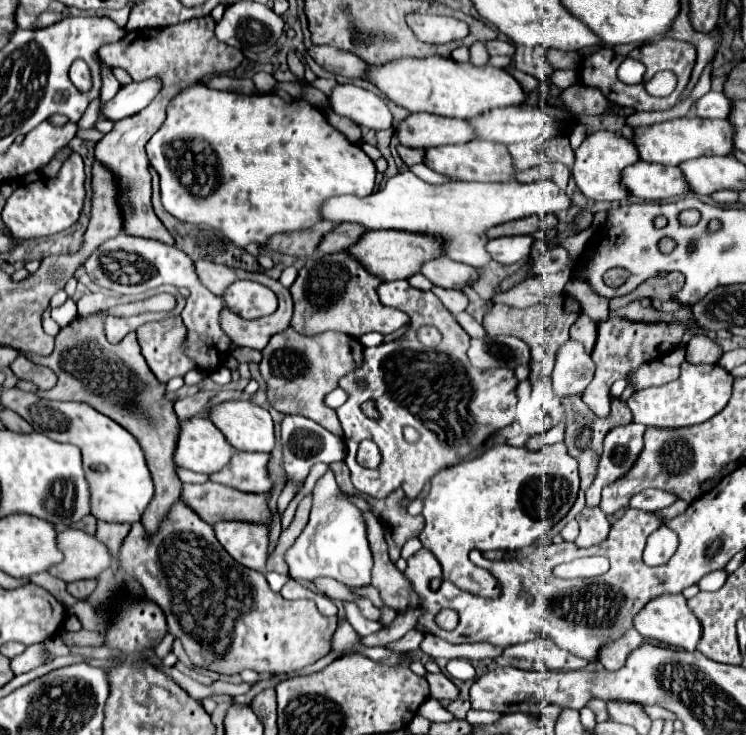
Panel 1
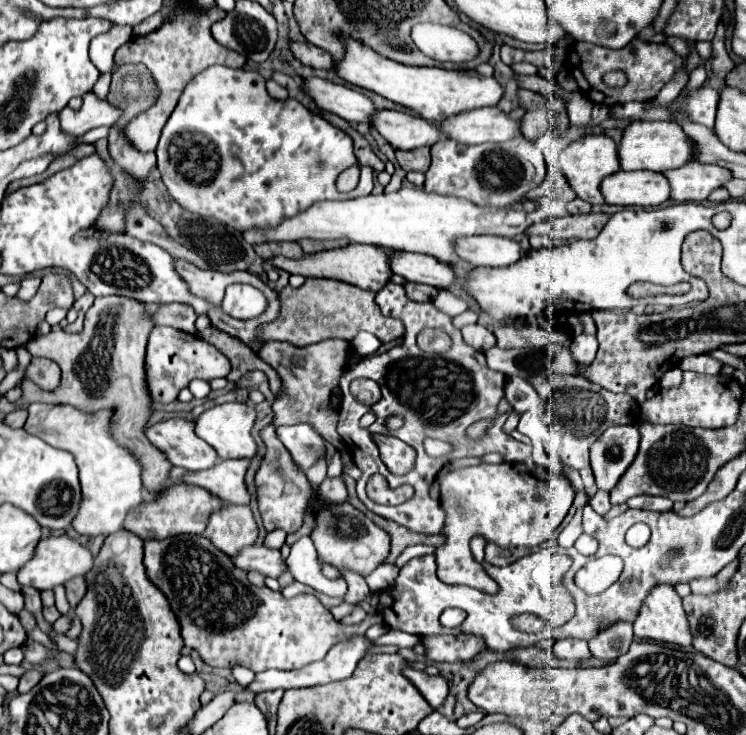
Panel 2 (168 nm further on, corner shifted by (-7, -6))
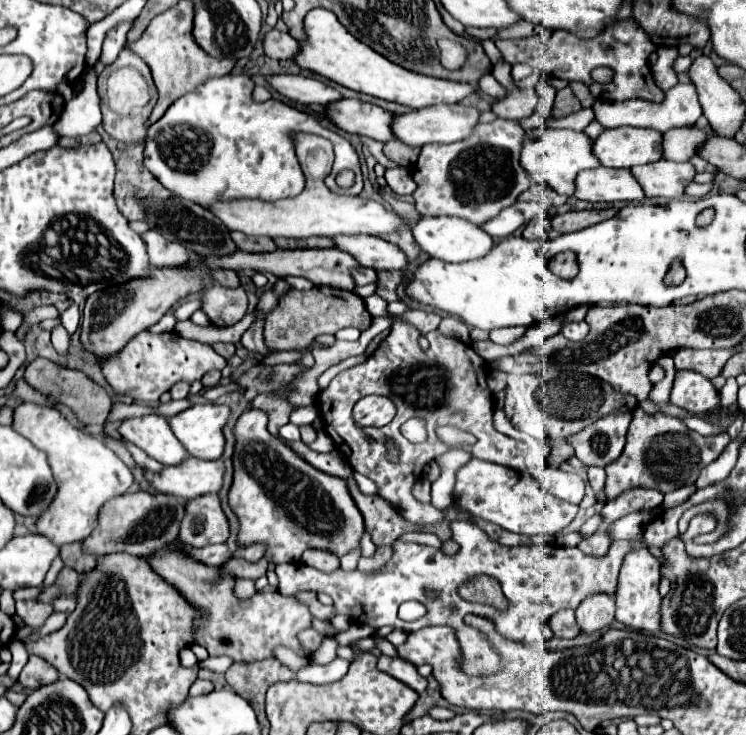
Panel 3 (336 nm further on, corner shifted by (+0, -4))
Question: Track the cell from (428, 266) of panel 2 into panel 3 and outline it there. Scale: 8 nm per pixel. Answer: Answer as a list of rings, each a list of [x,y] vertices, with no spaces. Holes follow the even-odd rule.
[[[335,236],[335,246],[353,254],[361,266],[373,270],[403,270],[407,266],[405,252],[377,236]]]

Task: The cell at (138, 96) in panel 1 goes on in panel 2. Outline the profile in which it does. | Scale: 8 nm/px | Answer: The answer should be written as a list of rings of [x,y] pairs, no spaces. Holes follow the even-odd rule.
[[[94,92],[82,96],[82,108],[72,110],[64,108],[60,112],[60,128],[64,134],[82,136],[96,126],[112,126],[120,118],[120,110],[110,106],[106,100],[100,100]]]

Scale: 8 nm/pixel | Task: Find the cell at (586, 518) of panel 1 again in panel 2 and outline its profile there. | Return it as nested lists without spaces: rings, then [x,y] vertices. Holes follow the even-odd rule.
[[[598,490],[596,494],[594,494],[594,498],[590,500],[590,506],[600,514],[600,516],[604,516],[608,510],[610,510],[610,498],[608,498],[608,492],[604,492],[604,490]]]

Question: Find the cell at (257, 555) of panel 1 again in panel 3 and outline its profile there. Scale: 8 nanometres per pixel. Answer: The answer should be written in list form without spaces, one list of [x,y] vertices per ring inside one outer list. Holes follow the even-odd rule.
[[[217,494],[193,498],[187,504],[187,514],[181,522],[179,540],[191,548],[223,544],[229,538],[229,520],[221,508]]]

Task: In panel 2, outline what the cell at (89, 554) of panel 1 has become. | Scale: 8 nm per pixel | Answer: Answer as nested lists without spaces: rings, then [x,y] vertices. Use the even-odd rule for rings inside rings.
[[[50,536],[38,542],[32,558],[16,572],[20,586],[32,586],[36,590],[48,590],[58,584],[64,584],[72,580],[72,576],[86,576],[86,572],[92,568],[94,558],[88,548],[80,546],[76,540],[68,536]]]

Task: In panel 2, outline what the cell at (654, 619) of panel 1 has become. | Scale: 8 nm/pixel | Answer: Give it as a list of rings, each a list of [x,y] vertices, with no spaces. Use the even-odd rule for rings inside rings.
[[[656,584],[648,592],[634,620],[634,636],[640,640],[692,646],[682,600],[670,584]]]

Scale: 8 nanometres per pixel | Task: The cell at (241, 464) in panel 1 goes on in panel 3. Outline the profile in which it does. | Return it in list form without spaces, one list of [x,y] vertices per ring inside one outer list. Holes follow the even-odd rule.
[[[189,456],[183,464],[169,468],[165,466],[159,474],[145,472],[145,478],[157,492],[191,500],[205,494],[219,494],[223,486],[223,474],[223,460],[199,460]]]

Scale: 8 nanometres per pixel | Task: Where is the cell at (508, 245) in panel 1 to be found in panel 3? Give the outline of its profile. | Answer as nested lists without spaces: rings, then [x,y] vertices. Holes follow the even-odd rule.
[[[455,216],[421,218],[413,226],[413,236],[431,258],[439,258],[443,262],[469,262],[469,260],[485,258],[485,254],[489,254],[489,250],[493,250],[493,246],[495,246],[495,242],[489,234],[479,230],[475,224],[465,222],[463,218],[455,218]]]

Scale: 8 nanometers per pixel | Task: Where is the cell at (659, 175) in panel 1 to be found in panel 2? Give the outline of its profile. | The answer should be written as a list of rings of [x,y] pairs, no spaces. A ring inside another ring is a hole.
[[[618,170],[600,182],[606,204],[616,206],[660,206],[668,200],[668,180],[660,172]]]

